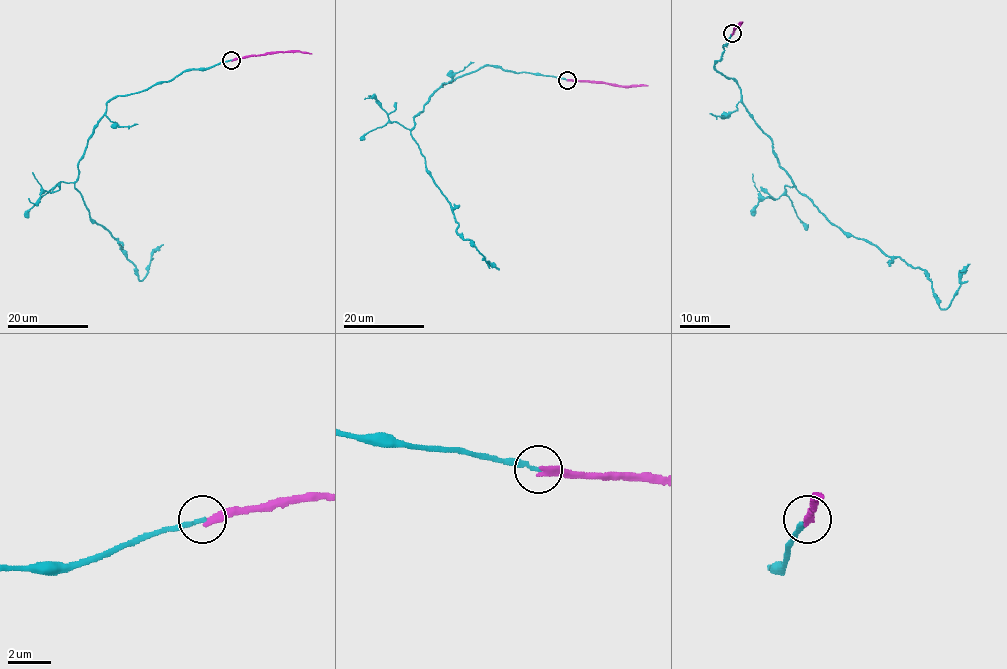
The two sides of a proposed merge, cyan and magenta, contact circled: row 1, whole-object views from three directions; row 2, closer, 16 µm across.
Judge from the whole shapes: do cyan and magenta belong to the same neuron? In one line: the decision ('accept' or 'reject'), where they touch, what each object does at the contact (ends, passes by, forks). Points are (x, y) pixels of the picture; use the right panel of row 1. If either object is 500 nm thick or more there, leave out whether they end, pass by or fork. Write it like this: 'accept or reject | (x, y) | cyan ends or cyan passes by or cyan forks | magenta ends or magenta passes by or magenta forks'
reject | (732, 33) | cyan ends | magenta ends

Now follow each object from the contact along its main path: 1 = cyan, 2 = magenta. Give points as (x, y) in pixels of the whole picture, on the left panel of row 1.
1: (231, 60), (113, 97), (78, 163), (74, 186), (89, 217), (116, 238), (140, 280), (163, 244)
2: (231, 60), (279, 52), (312, 54)

